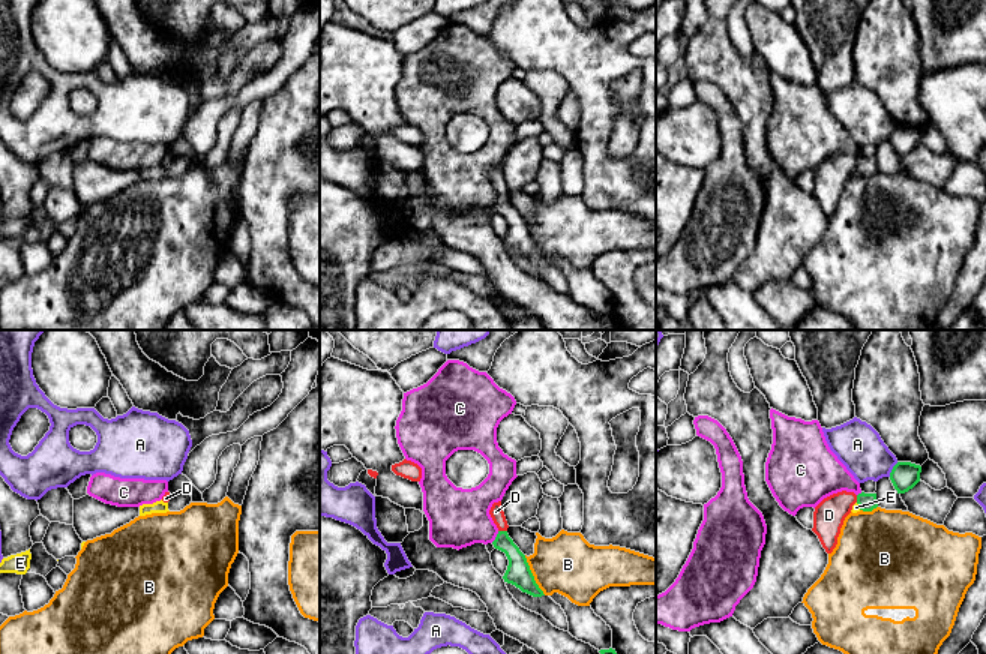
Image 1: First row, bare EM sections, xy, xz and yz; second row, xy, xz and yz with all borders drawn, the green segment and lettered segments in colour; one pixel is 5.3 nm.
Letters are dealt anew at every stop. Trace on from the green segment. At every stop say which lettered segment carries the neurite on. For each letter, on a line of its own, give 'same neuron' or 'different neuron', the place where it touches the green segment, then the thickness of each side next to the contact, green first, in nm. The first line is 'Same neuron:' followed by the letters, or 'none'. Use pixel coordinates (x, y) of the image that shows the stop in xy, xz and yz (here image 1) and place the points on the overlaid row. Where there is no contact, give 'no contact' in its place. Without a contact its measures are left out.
Same neuron: D
A: different neuron; meets green in yz at (892, 470); 150 nm thick on the green side, 240 nm on the other
B: different neuron; meets green in xz at (532, 575); 140 nm thick on the green side, 320 nm on the other
C: different neuron; meets green in xz at (496, 537); 140 nm thick on the green side, 320 nm on the other
D: same neuron; meets green in xz at (503, 531); 140 nm thick on the green side, 70 nm on the other
E: different neuron; meets green in yz at (859, 506); 100 nm thick on the green side, 40 nm on the other

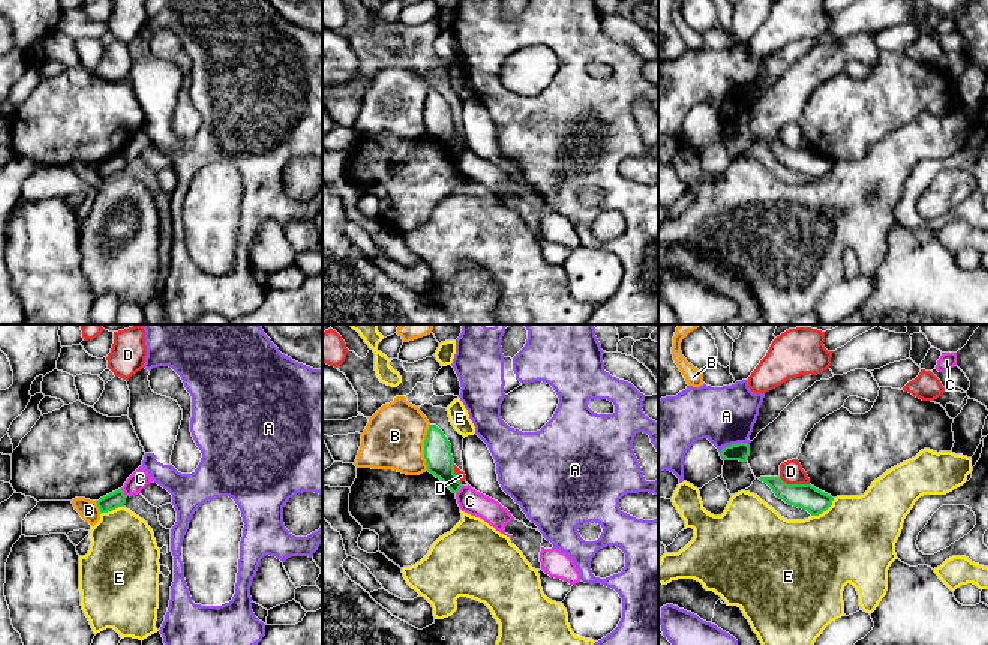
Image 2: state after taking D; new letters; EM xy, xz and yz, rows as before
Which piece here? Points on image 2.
Same neuron: none
A: different neuron; meets green in yz at (732, 444); 100 nm thick on the green side, 300 nm on the other
B: different neuron; meets green in xz at (425, 447); 150 nm thick on the green side, 320 nm on the other
C: different neuron; meets green in xy at (123, 492); 90 nm thick on the green side, 100 nm on the other
D: different neuron; meets green in yz at (793, 485); 140 nm thick on the green side, 120 nm on the other
E: different neuron; meets green in yz at (823, 510); 140 nm thick on the green side, 440 nm on the other

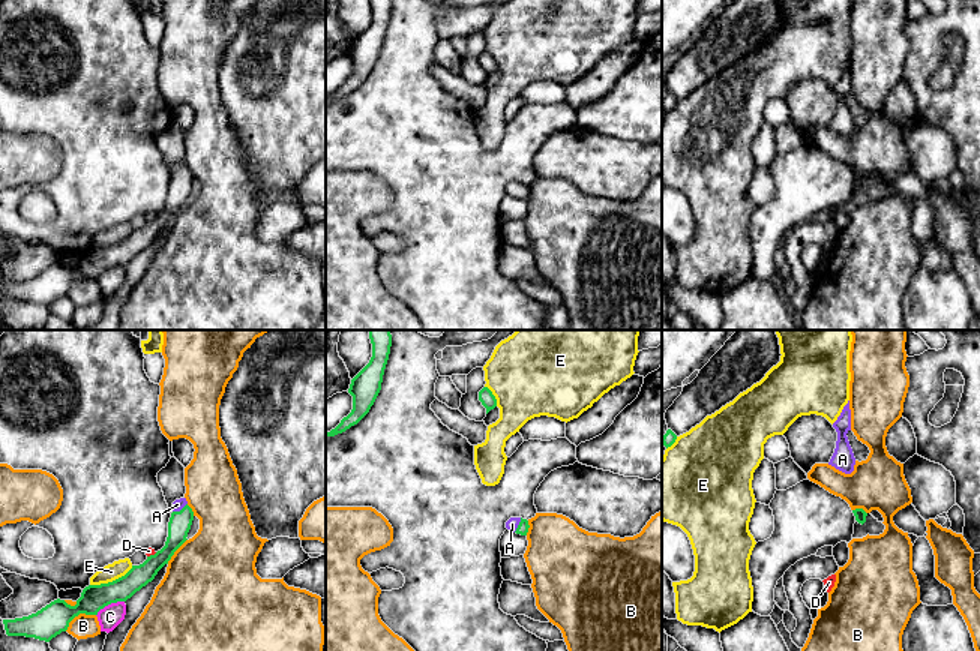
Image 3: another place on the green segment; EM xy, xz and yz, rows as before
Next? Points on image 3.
Same neuron: A
A: same neuron; meets green in xy at (180, 510); 120 nm thick on the green side, 60 nm on the other
B: different neuron; meets green in xy at (78, 614); 160 nm thick on the green side, 130 nm on the other
C: different neuron; meets green in xy at (108, 603); 140 nm thick on the green side, 120 nm on the other
D: different neuron; meets green in xy at (152, 555); 120 nm thick on the green side, 40 nm on the other
E: different neuron; meets green in xy at (113, 581); 140 nm thick on the green side, 90 nm on the other

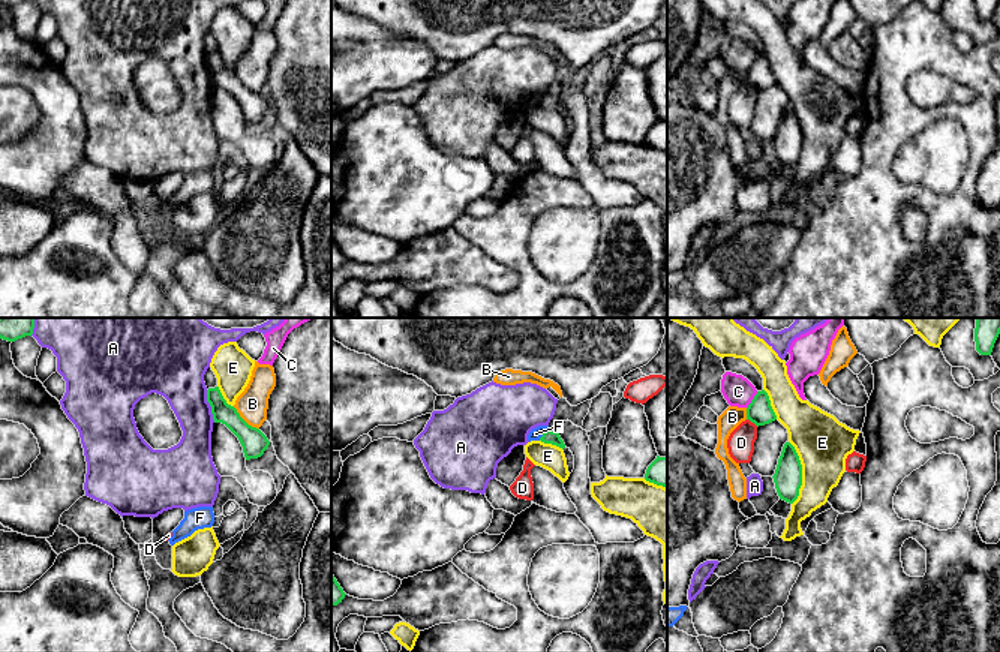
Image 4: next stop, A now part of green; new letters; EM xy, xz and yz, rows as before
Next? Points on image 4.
Same neuron: none
A: different neuron; meets green in xy at (210, 405); 110 nm thick on the green side, 280 nm on the other
B: different neuron; meets green in xy at (243, 420); 140 nm thick on the green side, 170 nm on the other
C: different neuron; meets green in yz at (751, 400); 140 nm thick on the green side, 160 nm on the other
D: different neuron; meets green in yz at (753, 421); 140 nm thick on the green side, 140 nm on the other
E: different neuron; meets green in yz at (801, 472); 150 nm thick on the green side, 300 nm on the other
F: different neuron; meets green in xz at (543, 433); 70 nm thick on the green side, 70 nm on the other

